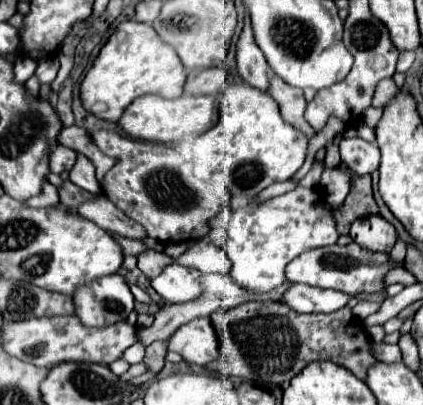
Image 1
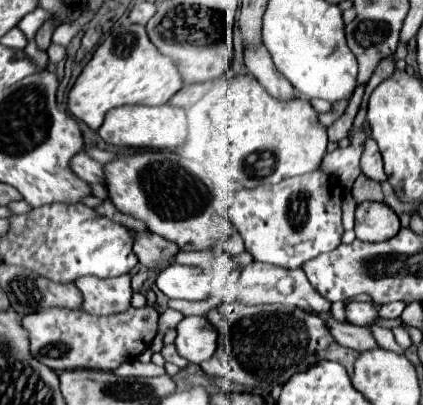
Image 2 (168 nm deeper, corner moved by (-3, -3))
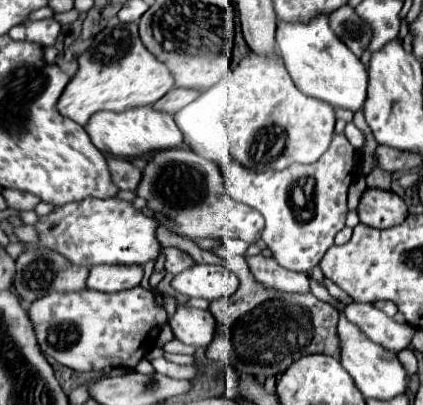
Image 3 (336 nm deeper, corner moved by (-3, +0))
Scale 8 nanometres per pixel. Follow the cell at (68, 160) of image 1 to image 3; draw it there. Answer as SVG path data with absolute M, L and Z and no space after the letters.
M107 157L107 169L111 173L111 181L121 191L133 191L133 187L137 187L137 181L141 181L141 171L119 157Z

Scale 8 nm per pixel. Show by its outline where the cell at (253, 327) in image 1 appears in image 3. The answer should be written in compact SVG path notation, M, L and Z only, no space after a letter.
M233 257L223 265L239 277L239 289L231 297L217 299L209 305L209 311L217 319L217 331L205 351L207 359L231 365L241 373L253 375L257 381L265 381L269 375L279 377L291 363L311 353L341 359L337 311L329 303L313 295L285 295L257 287L245 257Z

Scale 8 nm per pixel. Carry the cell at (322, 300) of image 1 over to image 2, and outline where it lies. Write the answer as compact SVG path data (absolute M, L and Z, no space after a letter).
M351 302L345 306L345 316L347 322L361 326L361 328L371 328L377 322L377 310L371 302Z

